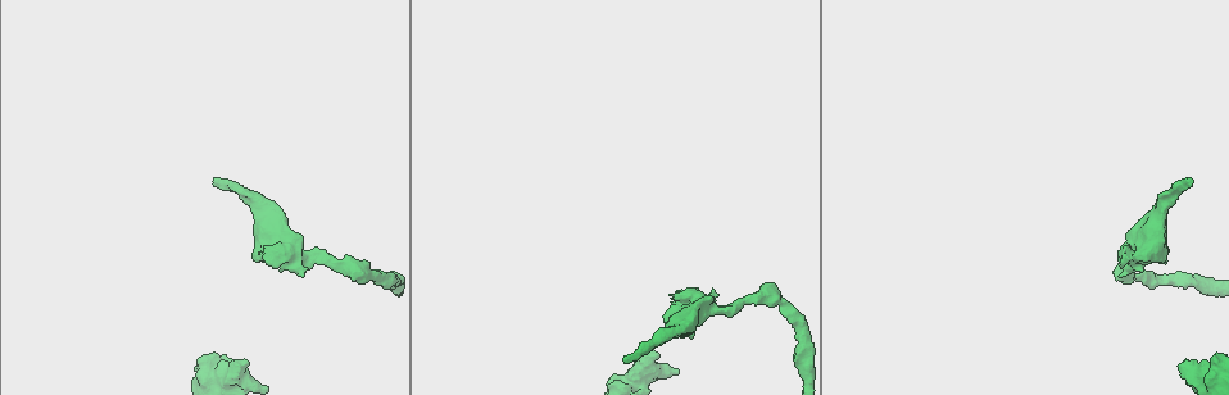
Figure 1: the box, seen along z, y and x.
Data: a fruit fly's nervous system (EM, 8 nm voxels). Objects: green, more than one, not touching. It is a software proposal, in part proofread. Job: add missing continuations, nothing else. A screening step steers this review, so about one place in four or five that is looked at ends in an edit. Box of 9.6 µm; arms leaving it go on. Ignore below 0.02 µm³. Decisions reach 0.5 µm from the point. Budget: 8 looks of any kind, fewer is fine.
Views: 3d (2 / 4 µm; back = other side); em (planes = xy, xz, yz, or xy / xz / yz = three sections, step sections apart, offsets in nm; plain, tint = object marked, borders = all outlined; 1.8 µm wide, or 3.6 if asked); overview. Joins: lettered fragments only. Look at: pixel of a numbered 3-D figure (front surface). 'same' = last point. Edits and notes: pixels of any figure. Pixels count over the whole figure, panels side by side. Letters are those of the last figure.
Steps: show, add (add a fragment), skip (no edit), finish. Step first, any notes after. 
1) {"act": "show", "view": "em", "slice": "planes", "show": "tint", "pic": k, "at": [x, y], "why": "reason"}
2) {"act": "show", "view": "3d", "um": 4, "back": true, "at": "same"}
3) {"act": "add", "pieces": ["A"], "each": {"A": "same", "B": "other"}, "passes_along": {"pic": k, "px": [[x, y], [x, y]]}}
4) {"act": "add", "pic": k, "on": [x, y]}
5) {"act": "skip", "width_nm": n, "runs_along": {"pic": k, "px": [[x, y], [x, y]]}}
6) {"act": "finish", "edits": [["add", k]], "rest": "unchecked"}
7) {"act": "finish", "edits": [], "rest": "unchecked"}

{"act": "show", "view": "em", "slice": "planes", "show": "borders", "pic": 1, "at": [245, 359], "why": "free end"}

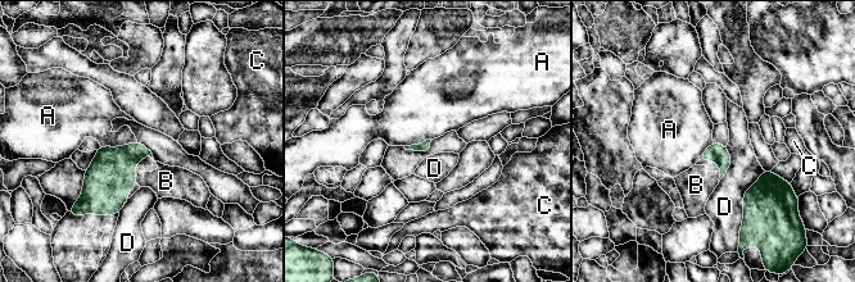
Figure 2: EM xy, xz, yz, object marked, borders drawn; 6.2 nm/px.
{"act": "add", "pieces": ["B"], "each": {"A": "other", "B": "same", "C": "other", "D": "other"}, "passes_along": {"pic": 2, "px": [[718, 153], [720, 176], [696, 185]]}, "found": "it goes on there"}

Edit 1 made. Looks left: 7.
{"act": "show", "view": "3d", "um": 4, "pic": 1, "at": [1187, 182], "why": "long arm stops here"}

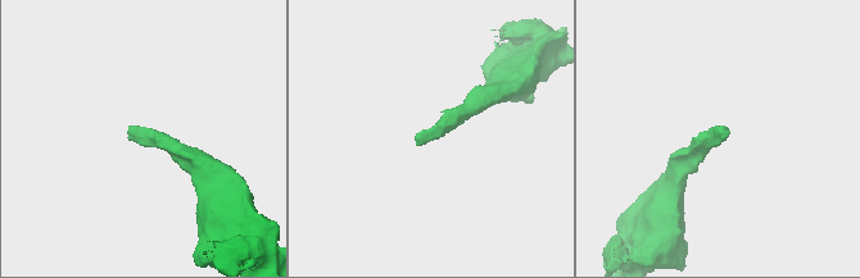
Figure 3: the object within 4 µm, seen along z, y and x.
{"act": "show", "view": "em", "slice": "planes", "show": "plain", "pic": 3, "at": [418, 136]}

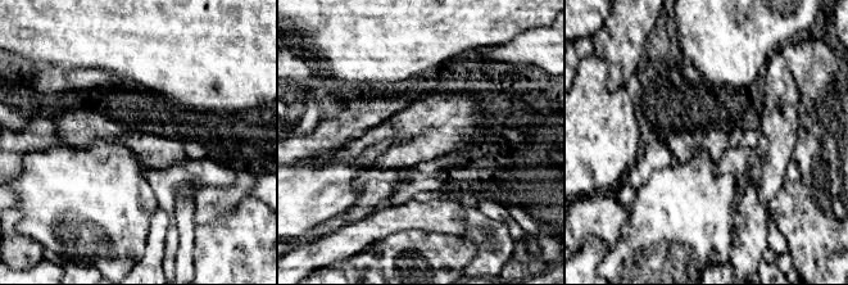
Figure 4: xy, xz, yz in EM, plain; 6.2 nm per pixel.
{"act": "show", "view": "em", "slice": "planes", "show": "borders", "at": "same", "why": "see the neighbours"}

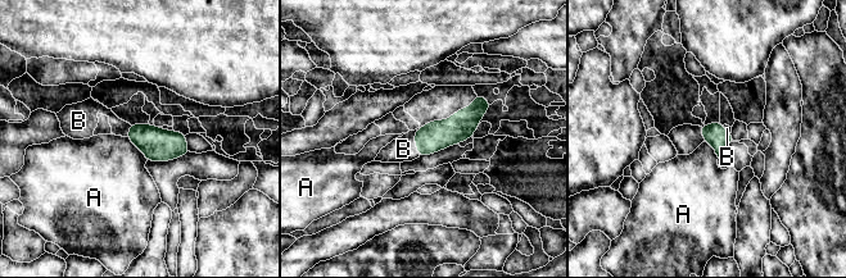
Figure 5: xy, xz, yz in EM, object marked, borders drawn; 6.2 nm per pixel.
{"act": "add", "pieces": ["B"], "each": {"A": "other", "B": "same"}, "passes_along": {"pic": 5, "px": [[438, 135], [415, 142], [403, 149]]}, "found": "the cell continues"}

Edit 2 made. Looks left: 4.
{"act": "show", "view": "3d", "um": 4, "pic": 1, "at": [303, 273], "why": "branch stops here"}

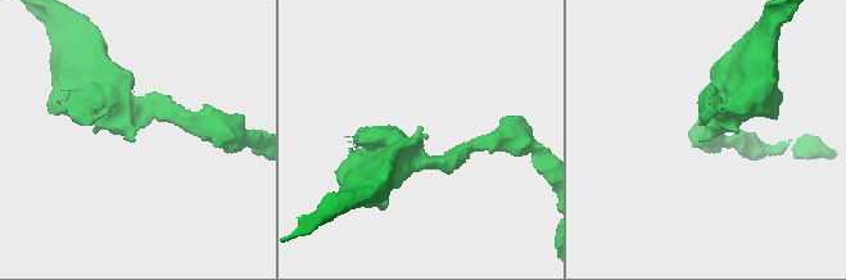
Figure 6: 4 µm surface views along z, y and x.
{"act": "show", "view": "em", "slice": "planes", "show": "borders", "pic": 6, "at": [419, 126], "why": "shape alone is not enough"}

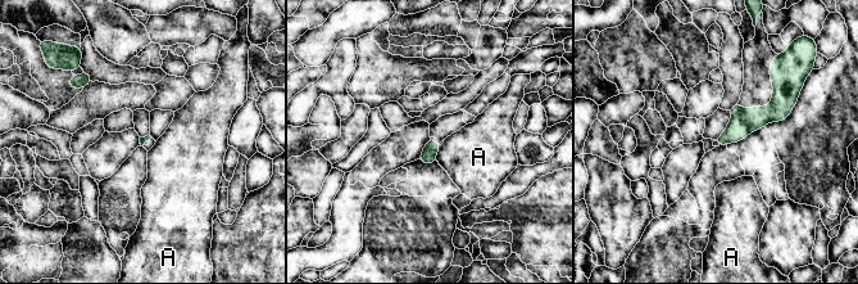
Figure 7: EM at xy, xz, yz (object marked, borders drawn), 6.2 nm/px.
{"act": "skip", "each": {"A": "other"}, "runs_along": {"pic": 7, "px": [[782, 100], [720, 142]]}, "found": "no lettered fragment goes on from it"}

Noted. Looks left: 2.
{"act": "finish", "edits": [["add", 2], ["add", 5]], "rest": "unchecked"}

